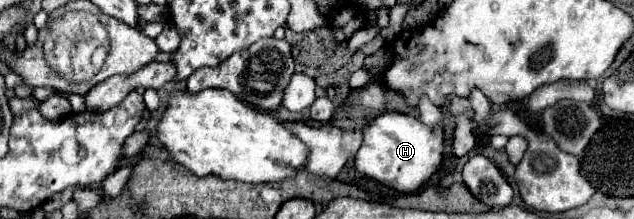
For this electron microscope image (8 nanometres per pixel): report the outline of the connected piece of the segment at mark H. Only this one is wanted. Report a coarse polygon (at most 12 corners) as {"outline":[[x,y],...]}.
{"outline":[[377,116],[355,168],[401,194],[443,166],[445,134]]}

